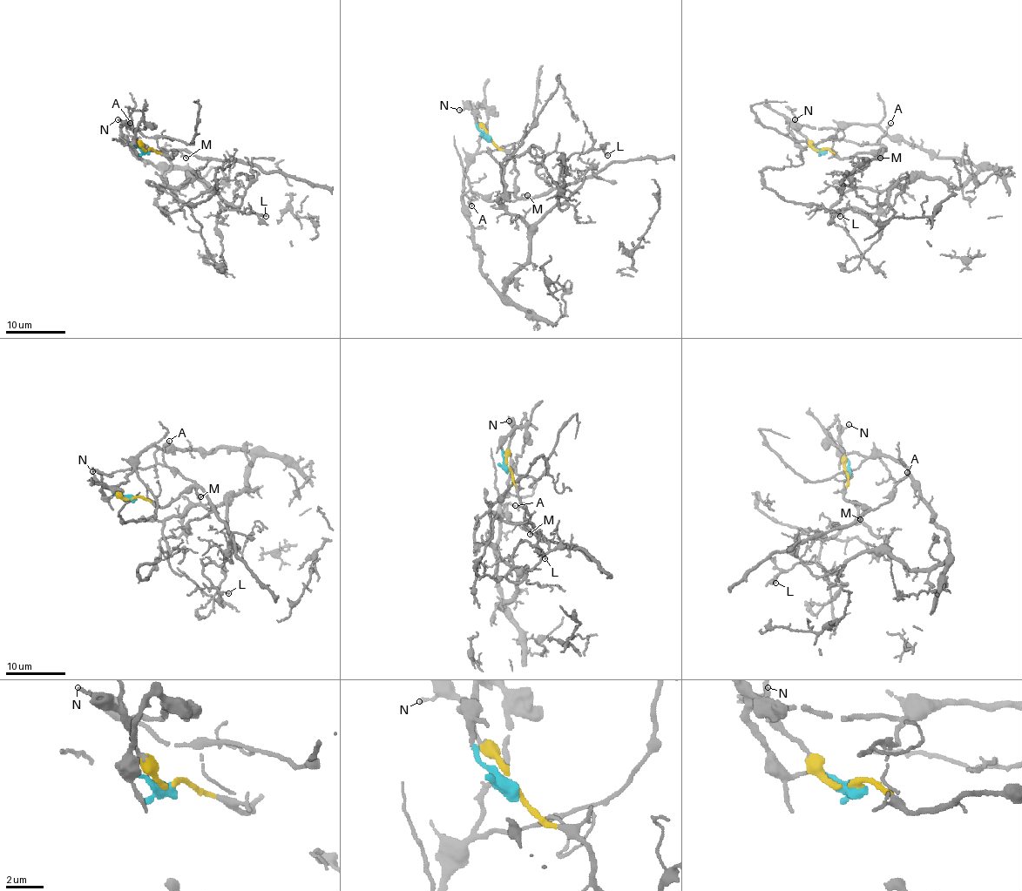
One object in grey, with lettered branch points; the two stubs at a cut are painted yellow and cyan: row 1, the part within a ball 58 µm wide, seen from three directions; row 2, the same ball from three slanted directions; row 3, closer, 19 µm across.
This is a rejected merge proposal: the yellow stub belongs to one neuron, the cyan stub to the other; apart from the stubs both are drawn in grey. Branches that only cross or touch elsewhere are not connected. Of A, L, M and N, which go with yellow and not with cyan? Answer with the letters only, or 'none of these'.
A, M, N

